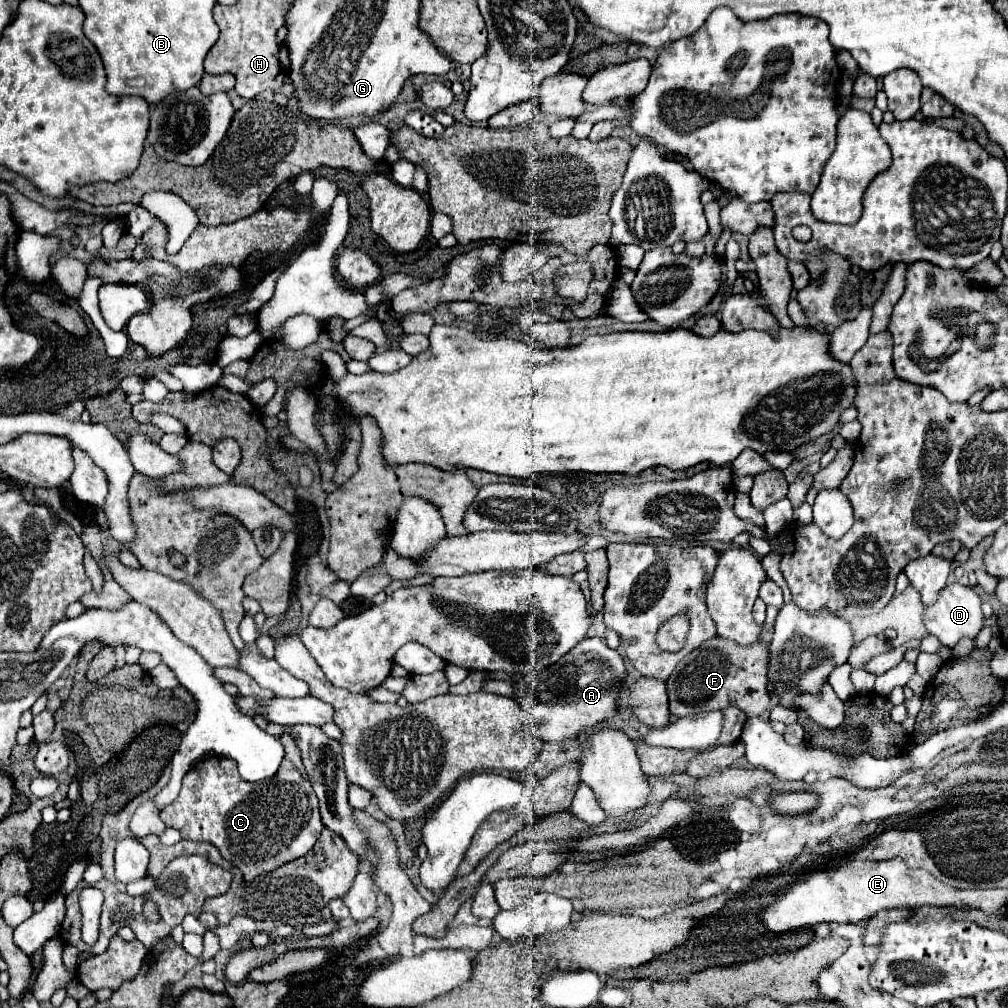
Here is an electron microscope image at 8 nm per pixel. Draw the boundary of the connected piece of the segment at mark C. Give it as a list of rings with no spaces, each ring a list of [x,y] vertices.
[[[283,734],[279,738],[283,740],[285,758],[283,758],[277,774],[271,776],[269,780],[245,782],[235,768],[235,760],[227,760],[223,756],[209,756],[209,758],[199,760],[185,774],[177,800],[173,804],[169,804],[167,808],[163,808],[159,814],[167,826],[177,828],[181,832],[183,840],[213,844],[225,860],[229,860],[235,868],[241,870],[243,882],[253,882],[261,874],[271,872],[277,866],[283,866],[285,862],[303,856],[305,852],[309,852],[313,848],[313,844],[317,842],[317,838],[323,830],[317,796],[315,796],[311,782],[305,774],[305,768],[301,764],[299,748],[289,734]]]

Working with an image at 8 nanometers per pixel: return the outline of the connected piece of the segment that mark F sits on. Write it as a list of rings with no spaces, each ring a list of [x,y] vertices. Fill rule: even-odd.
[[[719,636],[703,642],[689,656],[685,666],[675,670],[667,680],[669,710],[677,718],[697,712],[723,710],[727,706],[741,708],[749,718],[763,716],[769,708],[769,644],[757,640],[751,646],[735,644],[733,640],[723,640]]]

